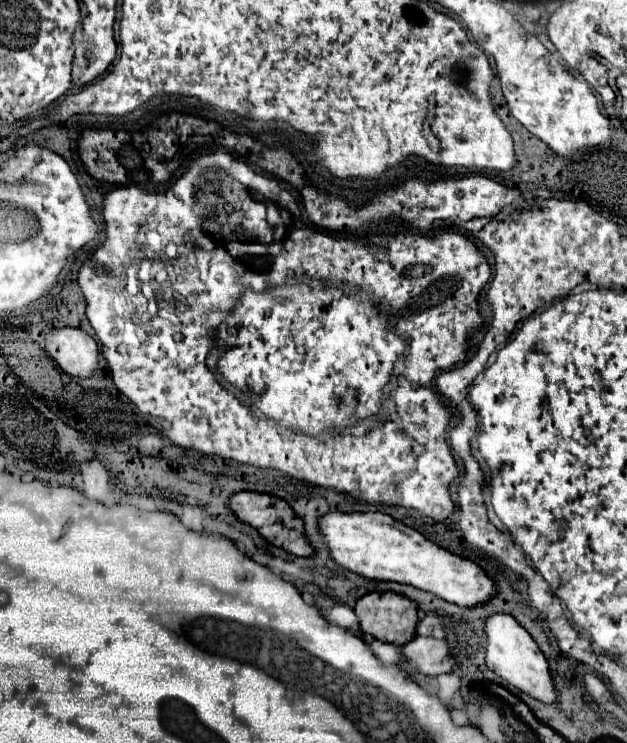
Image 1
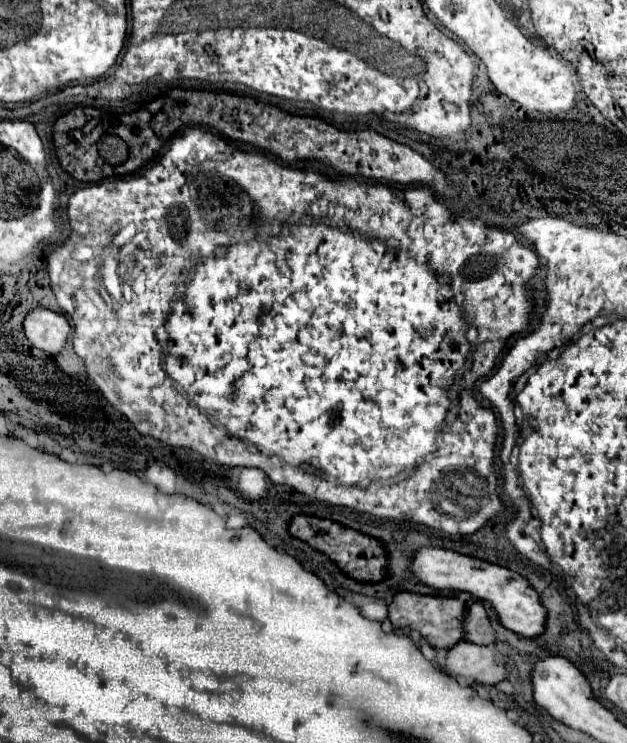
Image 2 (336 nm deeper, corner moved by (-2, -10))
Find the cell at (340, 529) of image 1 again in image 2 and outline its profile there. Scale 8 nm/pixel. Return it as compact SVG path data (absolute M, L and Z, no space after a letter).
M418 548L414 556L410 558L408 572L418 578L422 584L434 588L434 590L456 590L456 592L468 592L476 596L482 602L488 602L494 612L498 614L500 622L504 628L516 632L518 636L524 638L534 638L544 630L544 620L546 620L546 610L538 600L538 594L530 588L526 578L520 574L488 564L484 560L476 560L472 556L464 556L452 550L444 548Z

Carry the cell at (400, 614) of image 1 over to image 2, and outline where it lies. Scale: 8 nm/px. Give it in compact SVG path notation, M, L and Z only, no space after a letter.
M400 592L394 596L392 604L388 606L388 618L394 630L416 630L420 632L432 648L452 648L462 638L462 614L464 614L464 600L458 598L442 598L442 596L420 596L412 592Z

